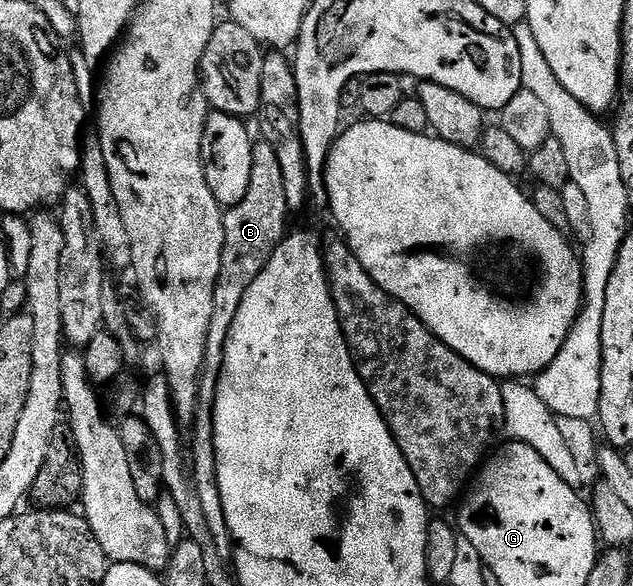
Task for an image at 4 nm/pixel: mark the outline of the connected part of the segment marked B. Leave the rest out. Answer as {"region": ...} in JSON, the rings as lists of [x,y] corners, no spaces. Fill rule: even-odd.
{"region":[[[258,139],[251,150],[251,182],[247,182],[247,194],[243,194],[243,202],[228,209],[223,216],[225,222],[223,258],[219,266],[219,278],[215,282],[215,306],[211,310],[211,327],[207,330],[207,350],[203,358],[201,377],[197,383],[199,386],[197,409],[191,425],[191,431],[193,431],[192,483],[195,493],[199,496],[208,529],[211,530],[215,550],[219,550],[219,558],[227,562],[233,559],[234,546],[233,536],[229,533],[227,526],[227,514],[223,514],[223,498],[219,494],[217,463],[215,462],[213,403],[217,393],[217,379],[221,373],[227,334],[231,334],[231,322],[235,322],[239,302],[243,302],[243,294],[247,294],[251,282],[259,278],[263,266],[267,266],[271,254],[285,239],[287,235],[285,223],[288,222],[289,215],[291,215],[291,209],[283,187],[283,169],[279,166],[279,158],[265,139]]]}

